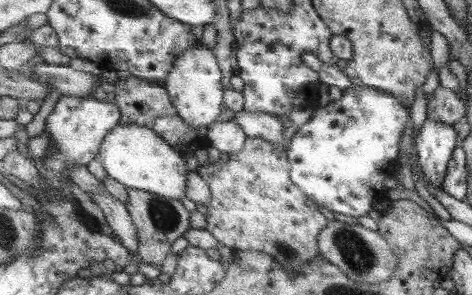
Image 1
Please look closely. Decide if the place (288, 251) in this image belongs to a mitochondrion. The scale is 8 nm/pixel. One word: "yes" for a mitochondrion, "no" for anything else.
yes

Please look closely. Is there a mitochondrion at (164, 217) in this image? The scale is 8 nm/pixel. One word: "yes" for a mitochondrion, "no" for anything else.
yes

